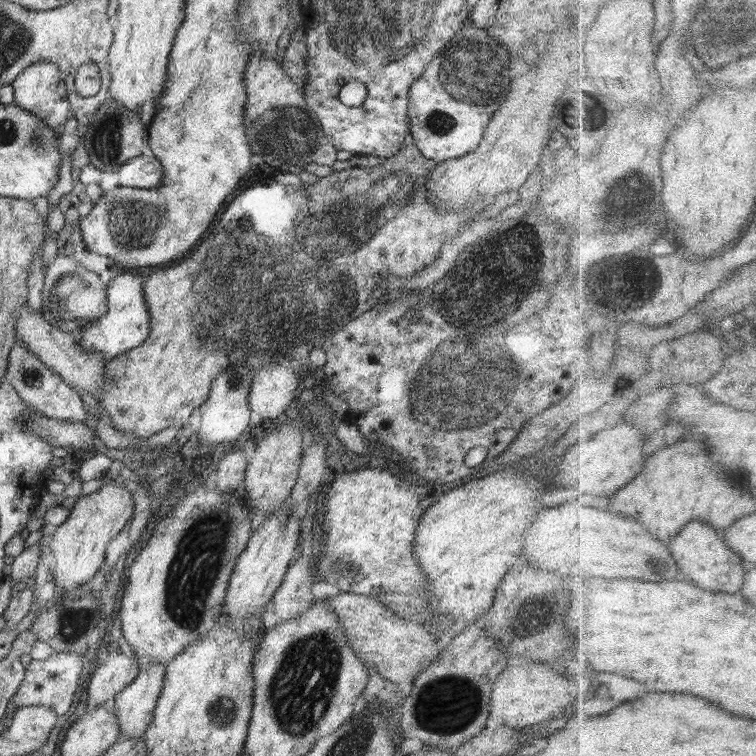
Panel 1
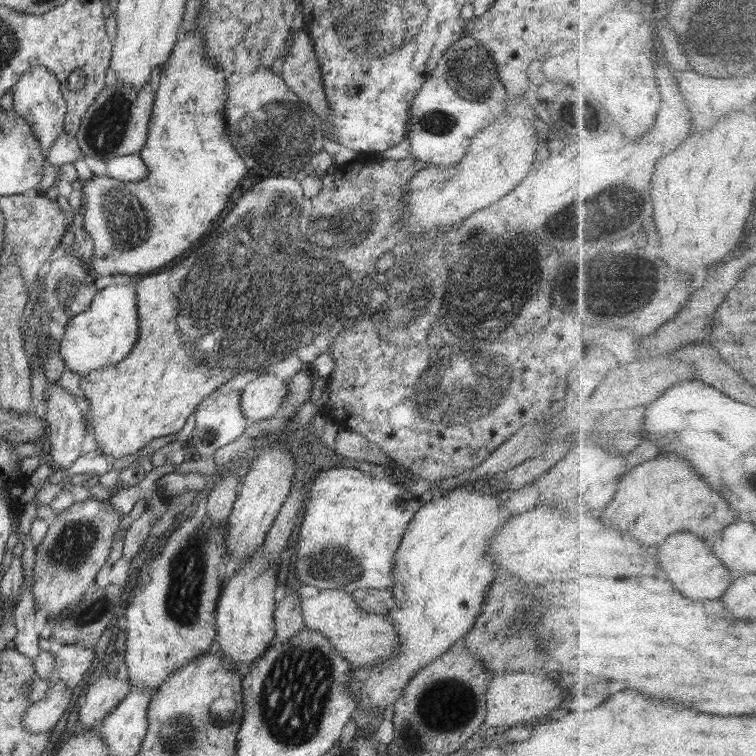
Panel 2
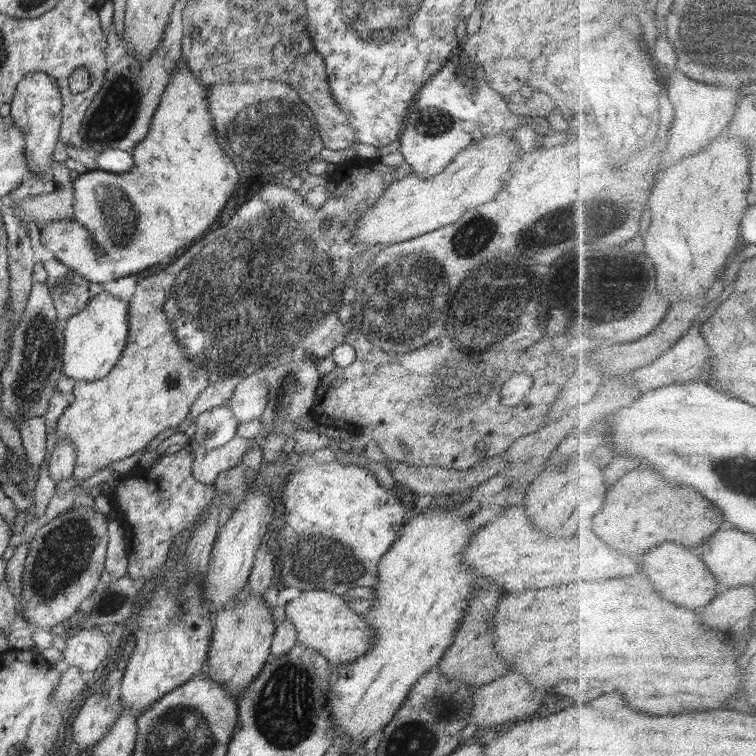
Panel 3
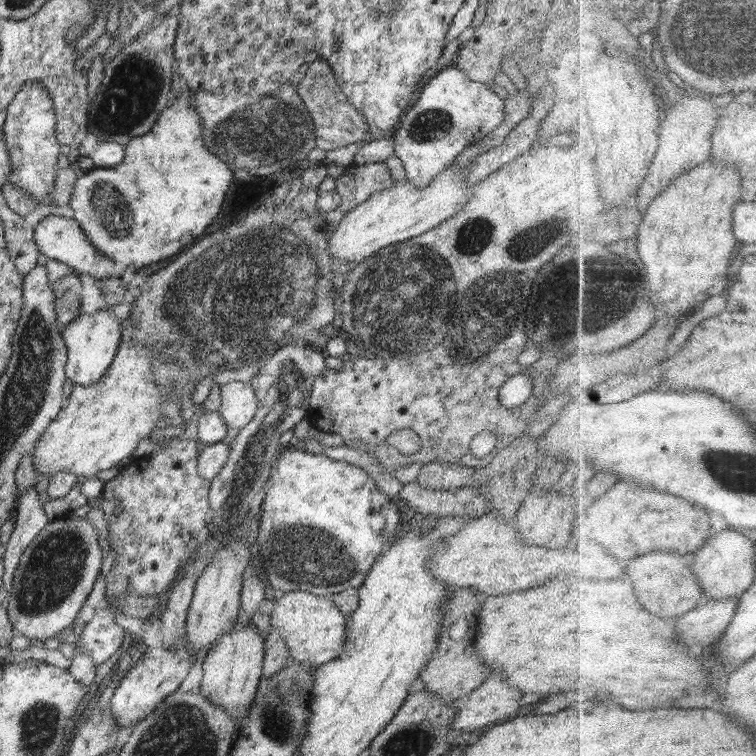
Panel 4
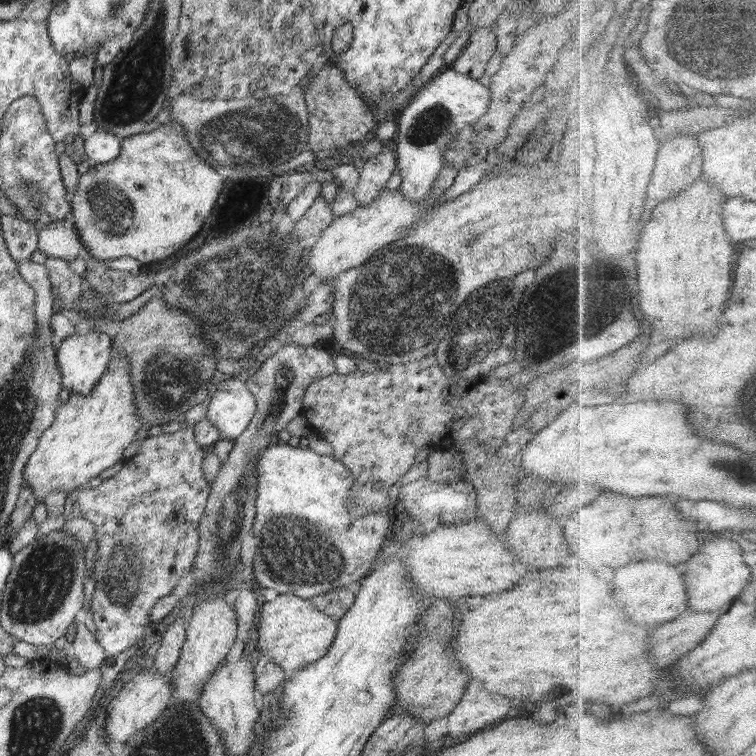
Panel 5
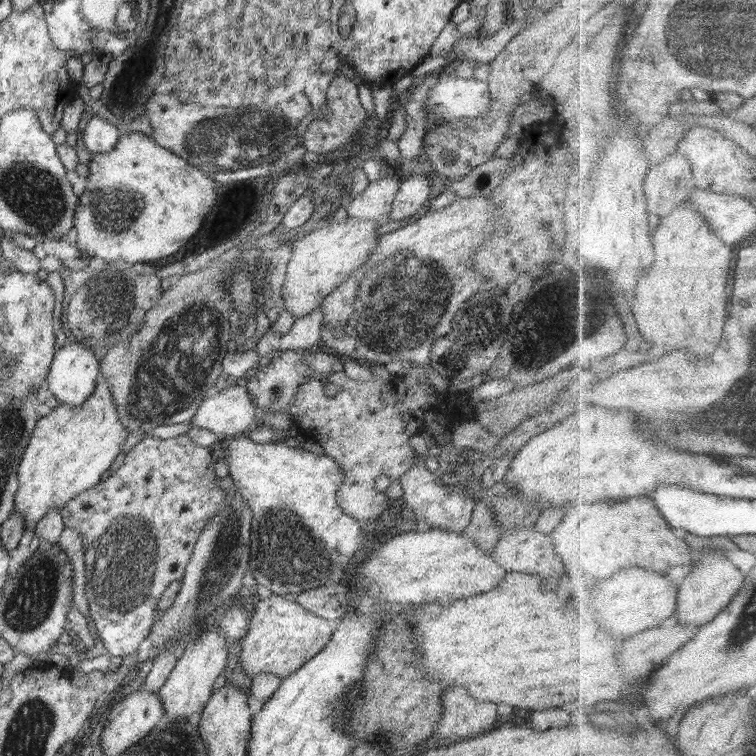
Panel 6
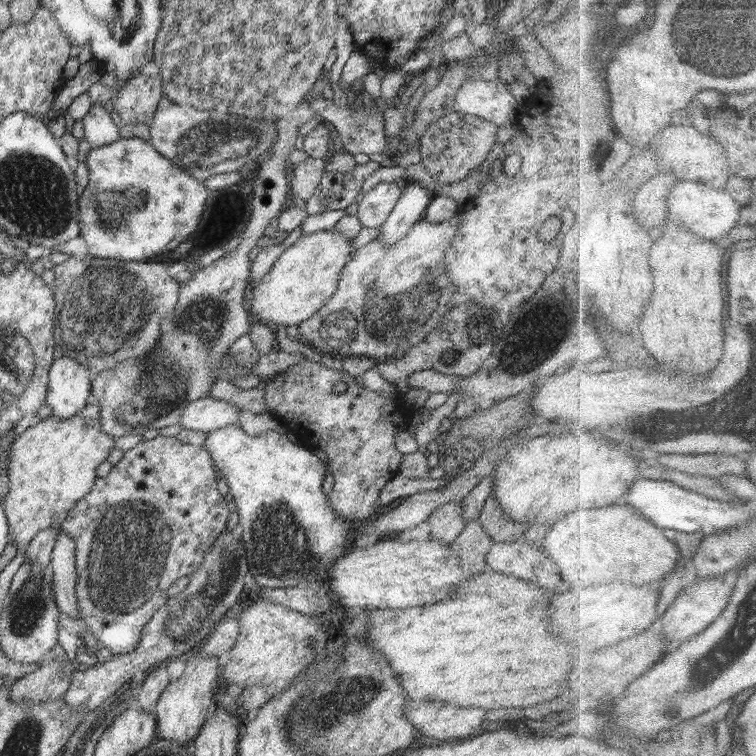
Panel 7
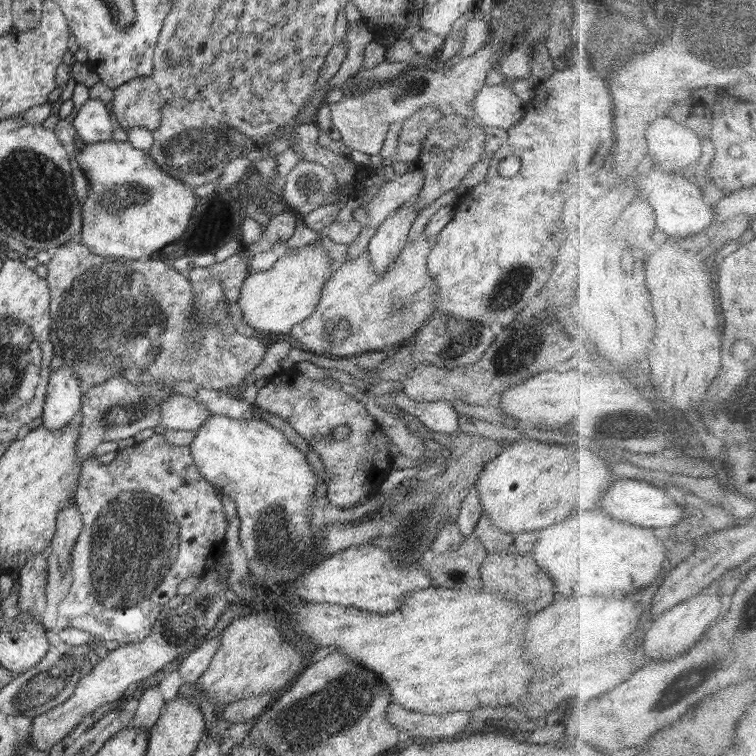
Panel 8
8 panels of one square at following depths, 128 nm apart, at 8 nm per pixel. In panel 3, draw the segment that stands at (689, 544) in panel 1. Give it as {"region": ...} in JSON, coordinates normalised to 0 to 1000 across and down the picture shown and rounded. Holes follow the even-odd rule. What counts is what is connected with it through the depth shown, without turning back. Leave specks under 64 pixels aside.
{"region":[[[881,717],[876,722],[860,728],[852,738],[854,738],[852,741],[852,757],[857,759],[857,765],[868,772],[873,786],[878,786],[884,794],[897,796],[899,802],[907,802],[907,804],[910,802],[913,804],[938,802],[955,786],[952,769],[933,743],[926,726],[911,726],[894,717]]]}

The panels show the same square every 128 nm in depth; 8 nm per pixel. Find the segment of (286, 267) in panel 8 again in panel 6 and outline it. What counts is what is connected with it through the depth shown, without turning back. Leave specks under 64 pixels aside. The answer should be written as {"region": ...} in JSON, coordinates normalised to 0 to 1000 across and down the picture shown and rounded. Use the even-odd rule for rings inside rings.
{"region":[[[460,286],[460,290],[452,292],[452,294],[437,294],[434,295],[431,299],[429,300],[423,300],[422,303],[415,303],[414,306],[411,304],[407,310],[399,312],[399,315],[394,315],[392,316],[389,320],[388,320],[388,327],[386,327],[386,339],[385,341],[382,343],[382,347],[380,349],[380,357],[378,357],[378,362],[377,362],[377,370],[376,370],[376,374],[374,374],[374,378],[372,380],[370,385],[372,385],[372,398],[370,401],[373,401],[373,398],[376,398],[376,403],[377,403],[377,409],[380,409],[384,414],[386,414],[388,419],[389,419],[389,423],[394,422],[394,421],[399,421],[401,418],[405,418],[410,414],[413,414],[413,411],[423,407],[423,401],[427,402],[429,399],[429,394],[431,394],[434,392],[434,389],[439,388],[439,385],[442,385],[442,382],[446,382],[447,378],[450,378],[450,376],[455,374],[455,372],[458,372],[458,369],[460,369],[460,364],[464,361],[464,360],[468,360],[475,352],[479,352],[479,349],[481,349],[481,347],[484,347],[484,344],[487,344],[489,336],[492,336],[492,331],[495,331],[495,328],[497,328],[497,317],[500,317],[501,312],[500,312],[500,308],[497,308],[497,304],[500,304],[500,299],[503,299],[503,295],[505,292],[511,292],[511,291],[515,291],[513,286],[512,288],[509,288],[509,291],[500,291],[500,292],[489,292],[489,291],[484,291],[484,290],[476,290],[474,287],[463,287]]]}

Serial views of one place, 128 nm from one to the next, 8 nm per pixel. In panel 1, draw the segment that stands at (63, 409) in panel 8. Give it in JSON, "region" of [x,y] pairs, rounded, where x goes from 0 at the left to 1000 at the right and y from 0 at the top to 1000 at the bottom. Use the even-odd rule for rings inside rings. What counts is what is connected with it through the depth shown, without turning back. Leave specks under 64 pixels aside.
{"region":[[[172,358],[156,362],[142,377],[142,410],[138,417],[131,421],[124,421],[122,426],[114,426],[108,431],[107,444],[101,448],[103,456],[108,456],[114,464],[119,467],[138,467],[140,476],[149,475],[151,472],[175,463],[181,458],[190,454],[197,444],[197,439],[201,438],[201,427],[198,427],[198,419],[196,419],[196,403],[193,403],[193,396],[190,396],[190,376],[192,362],[173,362]]]}

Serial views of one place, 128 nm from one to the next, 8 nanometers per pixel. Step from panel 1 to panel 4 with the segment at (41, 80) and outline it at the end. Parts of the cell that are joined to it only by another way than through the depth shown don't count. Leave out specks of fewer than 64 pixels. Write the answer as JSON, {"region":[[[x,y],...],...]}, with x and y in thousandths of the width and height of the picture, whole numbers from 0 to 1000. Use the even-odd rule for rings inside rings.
{"region":[[[34,108],[24,126],[7,143],[8,157],[4,169],[5,189],[11,194],[11,212],[16,225],[8,235],[11,243],[24,246],[50,270],[73,272],[66,263],[77,229],[79,190],[74,183],[74,148],[71,134],[54,108]]]}

